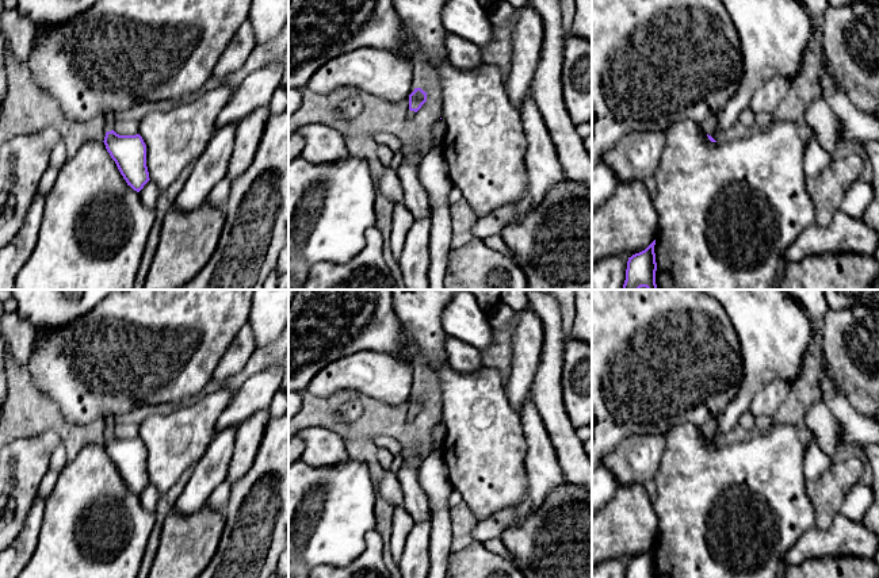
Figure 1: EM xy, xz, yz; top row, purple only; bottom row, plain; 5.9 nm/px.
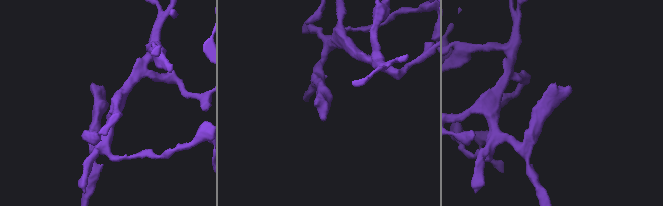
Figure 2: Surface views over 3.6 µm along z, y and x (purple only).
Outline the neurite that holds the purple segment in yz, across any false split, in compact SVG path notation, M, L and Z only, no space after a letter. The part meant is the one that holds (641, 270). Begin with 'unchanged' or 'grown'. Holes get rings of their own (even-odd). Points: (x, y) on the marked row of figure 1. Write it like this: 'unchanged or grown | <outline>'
unchanged | M656 240L645 250L628 257L626 280L622 290L639 290L641 287L657 290L654 245Z

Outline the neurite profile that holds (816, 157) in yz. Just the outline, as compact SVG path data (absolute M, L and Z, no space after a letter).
M813 138L803 152L803 175L806 179L817 176L833 157Z

